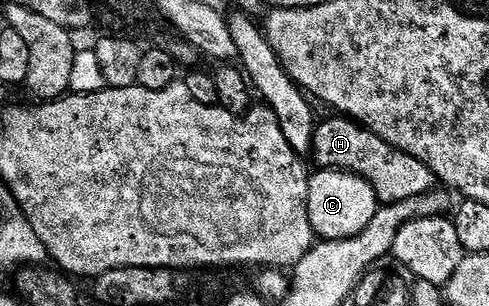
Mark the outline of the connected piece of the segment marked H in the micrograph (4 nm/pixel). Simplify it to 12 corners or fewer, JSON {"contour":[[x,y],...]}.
{"contour":[[343,116],[321,117],[310,153],[356,174],[377,203],[429,194],[434,172]]}

